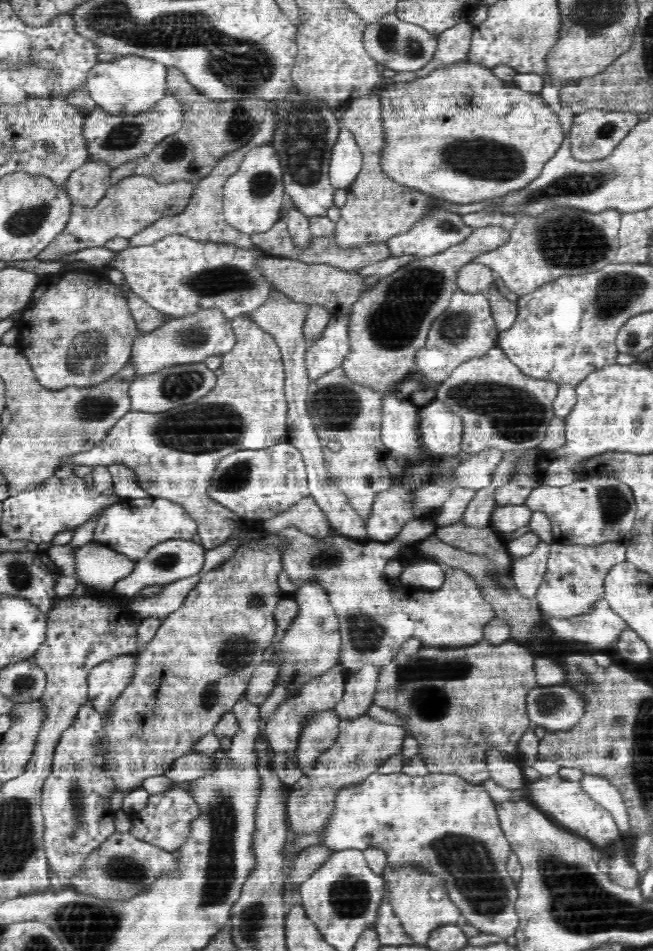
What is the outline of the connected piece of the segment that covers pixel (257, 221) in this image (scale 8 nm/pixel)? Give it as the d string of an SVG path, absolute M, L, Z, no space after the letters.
M266 146L250 150L240 168L226 181L223 188L223 216L230 227L248 235L266 233L281 220L285 184L282 167L275 148Z

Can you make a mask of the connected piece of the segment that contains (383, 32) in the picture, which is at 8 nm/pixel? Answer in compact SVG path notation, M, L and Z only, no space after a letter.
M395 11L366 25L363 43L365 52L369 54L370 58L396 72L421 69L432 58L437 46L435 35L429 33L422 26L402 21Z

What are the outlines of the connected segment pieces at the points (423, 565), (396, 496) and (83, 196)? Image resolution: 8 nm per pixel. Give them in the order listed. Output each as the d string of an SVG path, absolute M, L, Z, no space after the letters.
M423 559L418 564L410 564L404 568L398 578L392 579L392 585L414 585L427 589L438 590L445 582L445 571L440 563L429 559Z
M394 481L392 486L388 486L386 490L376 494L374 504L372 504L372 508L365 519L368 540L380 542L394 540L407 522L418 519L418 515L413 516L413 512L411 512L411 498L414 491L416 489L400 485Z
M86 161L68 177L64 189L71 196L73 207L94 208L111 187L112 167L98 161Z

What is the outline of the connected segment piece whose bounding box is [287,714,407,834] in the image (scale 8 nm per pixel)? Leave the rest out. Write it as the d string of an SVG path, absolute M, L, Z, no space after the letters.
M367 714L340 722L335 744L316 759L310 770L290 786L287 812L295 834L312 834L328 826L337 792L344 785L360 783L375 773L390 757L401 753L407 730L404 727L378 722Z

